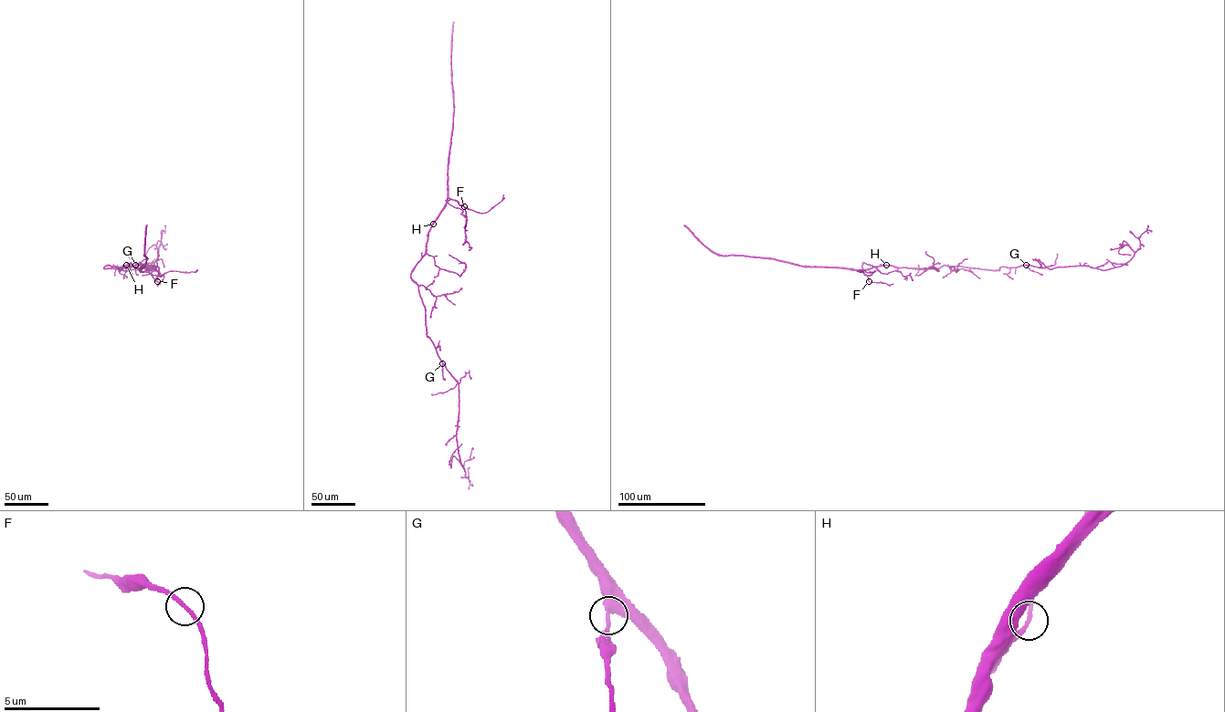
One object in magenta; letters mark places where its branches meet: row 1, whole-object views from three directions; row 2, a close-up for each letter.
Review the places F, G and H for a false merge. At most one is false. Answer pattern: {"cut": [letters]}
{"cut": []}

